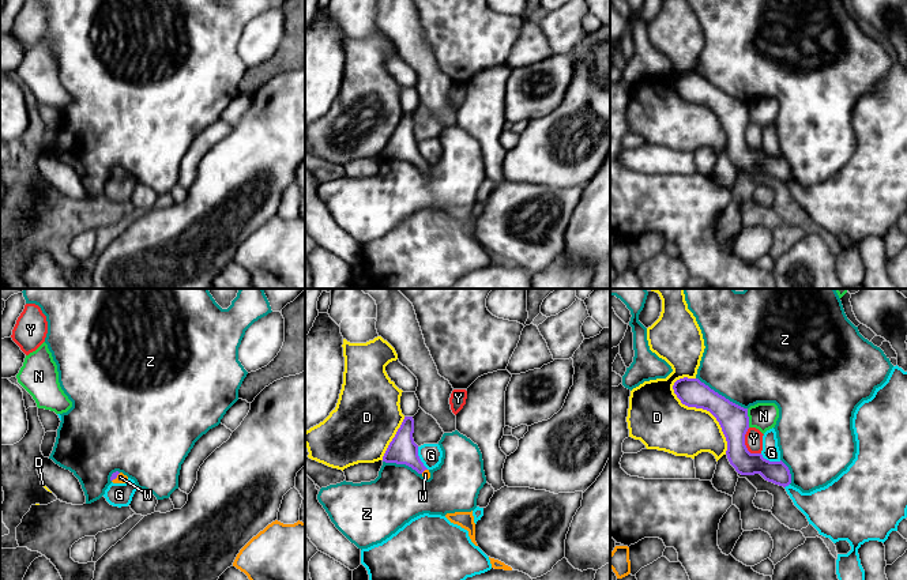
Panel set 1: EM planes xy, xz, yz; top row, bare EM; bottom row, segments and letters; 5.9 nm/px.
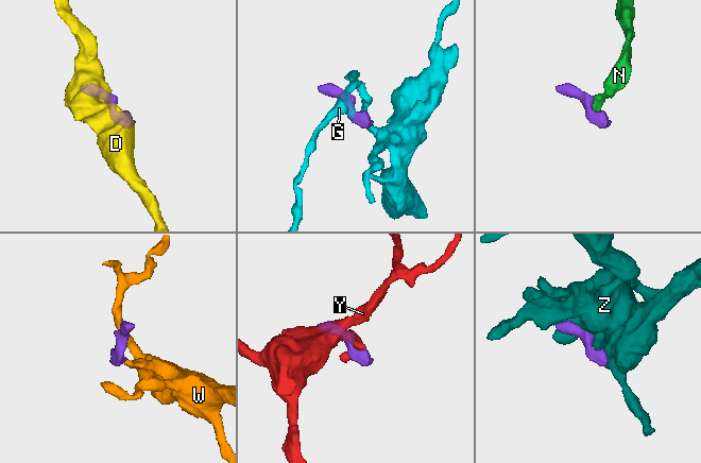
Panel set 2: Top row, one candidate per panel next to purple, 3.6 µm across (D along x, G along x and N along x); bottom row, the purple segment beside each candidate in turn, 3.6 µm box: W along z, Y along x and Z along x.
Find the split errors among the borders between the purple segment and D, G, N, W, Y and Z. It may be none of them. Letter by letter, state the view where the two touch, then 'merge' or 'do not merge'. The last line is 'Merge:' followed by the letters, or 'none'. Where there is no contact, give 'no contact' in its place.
D: yz | do not merge
G: xz | do not merge
N: yz | do not merge
W: xy | merge
Y: yz | do not merge
Z: yz | do not merge
Merge: W

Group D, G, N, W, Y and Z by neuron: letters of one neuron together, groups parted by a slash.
D / G / N / W / Y / Z

